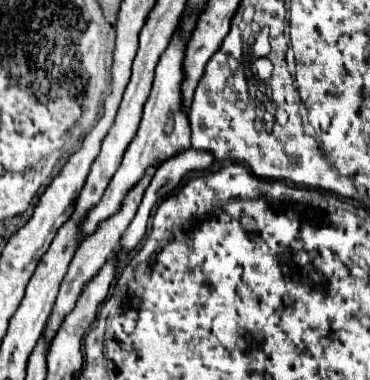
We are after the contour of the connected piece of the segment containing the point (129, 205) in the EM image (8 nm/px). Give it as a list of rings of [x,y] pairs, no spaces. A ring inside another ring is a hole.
[[[144,178],[144,182],[140,182],[140,186],[136,186],[136,190],[132,190],[132,194],[128,194],[128,198],[124,198],[124,210],[120,210],[120,214],[116,214],[116,218],[108,218],[108,222],[104,222],[104,226],[100,226],[100,230],[96,230],[96,234],[92,238],[88,238],[88,242],[84,242],[84,246],[80,246],[80,250],[76,250],[76,254],[74,254],[74,258],[70,262],[70,268],[68,268],[68,272],[66,272],[62,284],[60,284],[60,292],[58,292],[56,304],[54,304],[54,308],[52,308],[50,316],[48,316],[48,322],[44,326],[44,332],[42,332],[46,344],[52,344],[58,328],[64,322],[64,318],[74,310],[76,300],[82,294],[84,286],[100,272],[100,268],[106,264],[106,260],[116,252],[116,246],[120,244],[120,238],[122,238],[124,230],[128,228],[128,224],[132,222],[132,218],[134,218],[134,214],[136,214],[136,210],[140,206],[140,200],[142,200],[144,190],[148,188],[148,182],[150,180]]]

